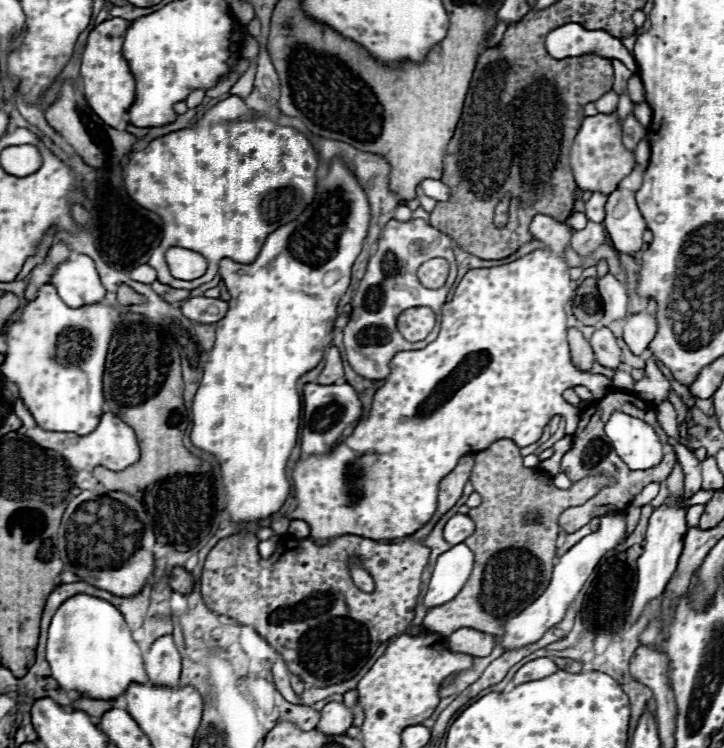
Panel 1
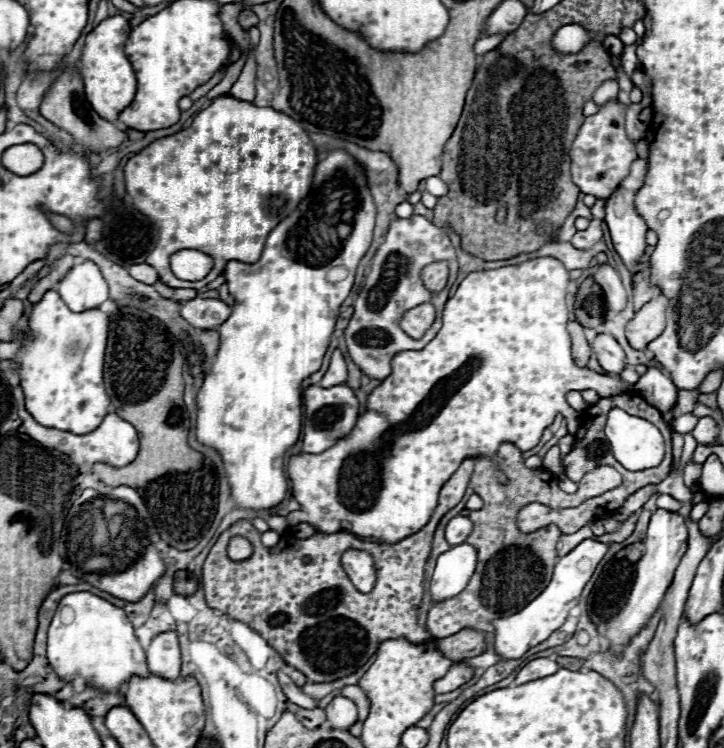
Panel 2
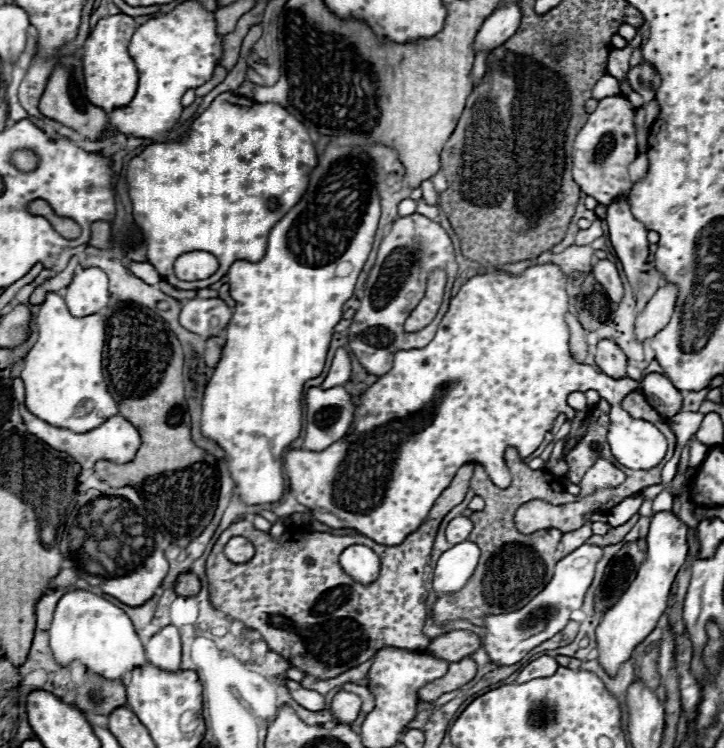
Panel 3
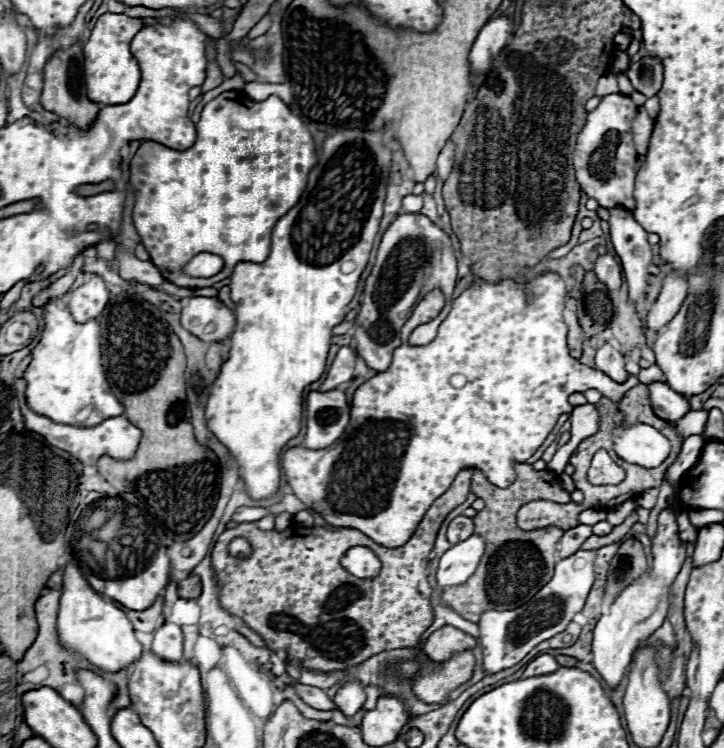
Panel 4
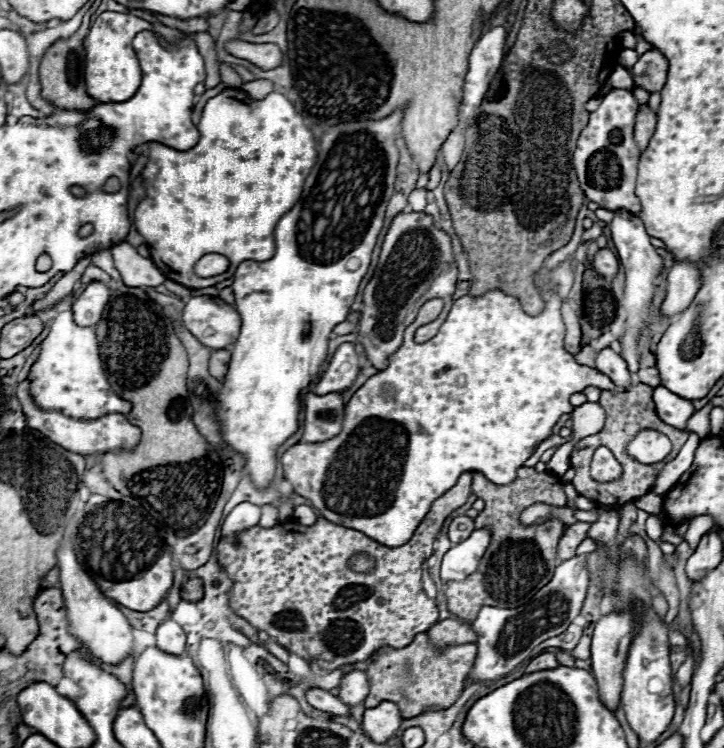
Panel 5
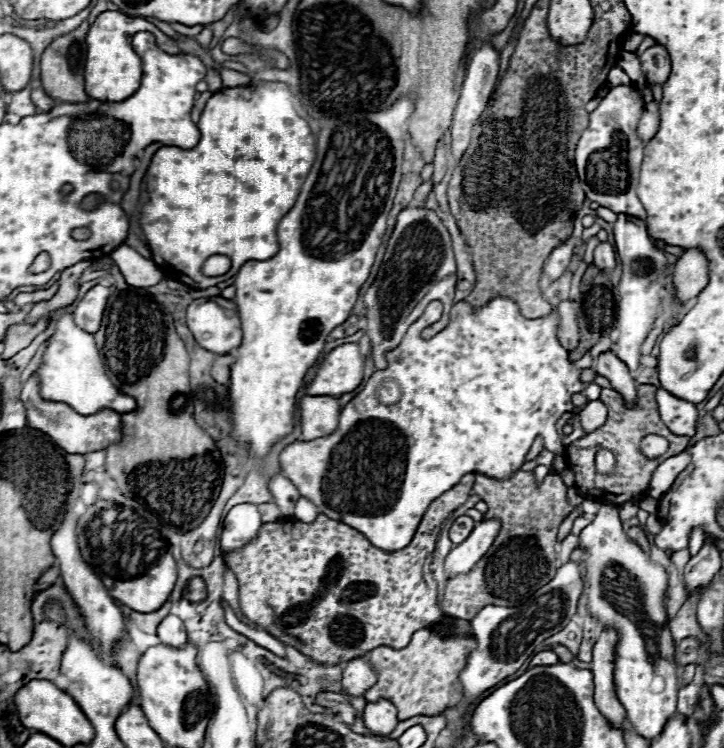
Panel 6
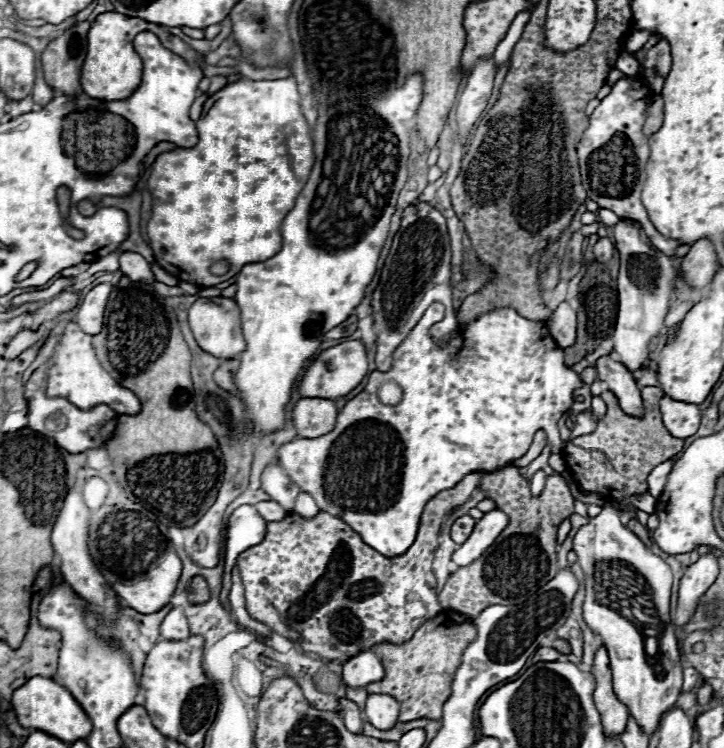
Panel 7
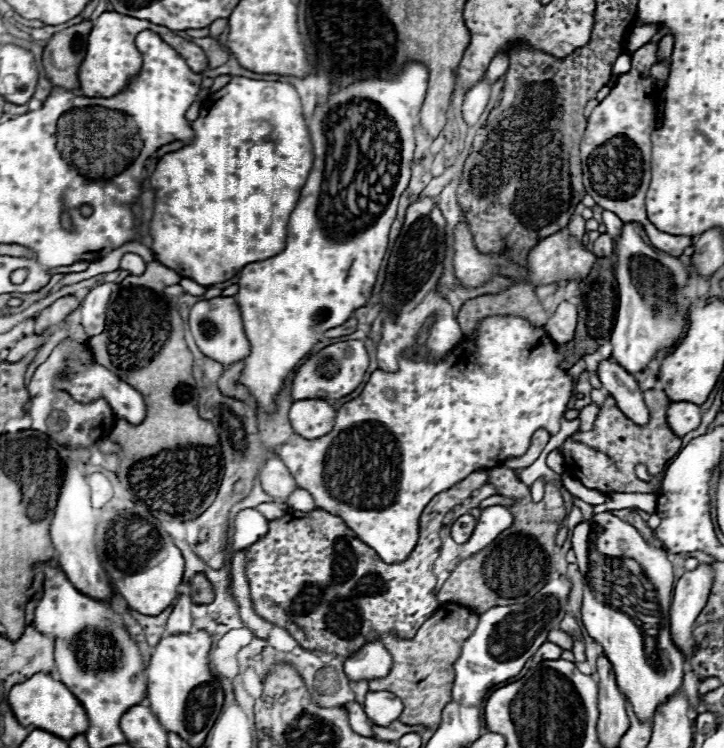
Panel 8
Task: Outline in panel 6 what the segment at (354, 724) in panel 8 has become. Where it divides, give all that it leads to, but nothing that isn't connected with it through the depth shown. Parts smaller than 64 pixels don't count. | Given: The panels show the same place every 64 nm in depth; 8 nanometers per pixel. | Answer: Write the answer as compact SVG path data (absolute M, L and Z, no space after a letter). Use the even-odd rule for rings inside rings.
M322 692L322 694L318 694L318 696L314 698L314 702L316 702L316 704L320 704L320 706L324 706L324 708L334 708L334 714L340 714L340 716L342 716L342 720L344 720L346 724L352 724L352 722L354 722L354 718L356 718L354 708L350 706L350 702L346 700L346 696L344 696L344 694L336 694L336 692Z

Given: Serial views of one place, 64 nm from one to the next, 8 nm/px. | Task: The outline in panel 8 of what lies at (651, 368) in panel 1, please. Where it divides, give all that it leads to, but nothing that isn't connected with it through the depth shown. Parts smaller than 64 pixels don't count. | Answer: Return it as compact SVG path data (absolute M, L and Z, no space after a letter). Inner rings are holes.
M670 402L666 408L668 426L680 438L700 426L700 416L700 406L692 402Z

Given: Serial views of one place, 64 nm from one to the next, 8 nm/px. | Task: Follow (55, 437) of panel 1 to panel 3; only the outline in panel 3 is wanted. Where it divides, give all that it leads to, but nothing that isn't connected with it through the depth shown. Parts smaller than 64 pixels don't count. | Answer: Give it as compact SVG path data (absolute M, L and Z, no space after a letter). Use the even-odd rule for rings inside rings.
M20 378L14 380L12 388L14 388L16 400L20 402L20 414L22 414L26 432L32 432L36 438L44 440L48 446L52 446L56 450L68 452L84 470L92 468L96 464L96 460L112 460L114 464L126 464L136 454L136 448L140 448L138 430L128 420L124 420L122 416L110 416L102 426L98 426L98 428L94 428L90 432L84 432L84 434L76 434L76 432L70 432L70 430L64 430L64 428L54 428L54 426L38 420L34 414L30 414L26 410L26 406L24 406L24 384L22 384Z

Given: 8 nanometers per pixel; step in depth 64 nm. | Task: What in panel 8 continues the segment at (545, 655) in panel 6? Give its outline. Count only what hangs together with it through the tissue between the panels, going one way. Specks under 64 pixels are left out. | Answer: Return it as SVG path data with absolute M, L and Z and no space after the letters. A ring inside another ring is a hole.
M546 642L546 644L542 644L540 648L538 648L538 652L534 654L534 662L542 662L542 660L558 660L560 658L560 654L562 654L562 648L558 648L556 644L552 644L552 642Z

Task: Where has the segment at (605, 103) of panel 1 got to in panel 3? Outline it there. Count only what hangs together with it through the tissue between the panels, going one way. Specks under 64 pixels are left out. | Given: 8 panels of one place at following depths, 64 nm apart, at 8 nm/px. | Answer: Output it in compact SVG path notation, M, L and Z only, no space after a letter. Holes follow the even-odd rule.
M614 76L600 78L592 90L592 98L596 98L596 100L602 100L604 96L616 96L616 94L620 94L620 84Z

